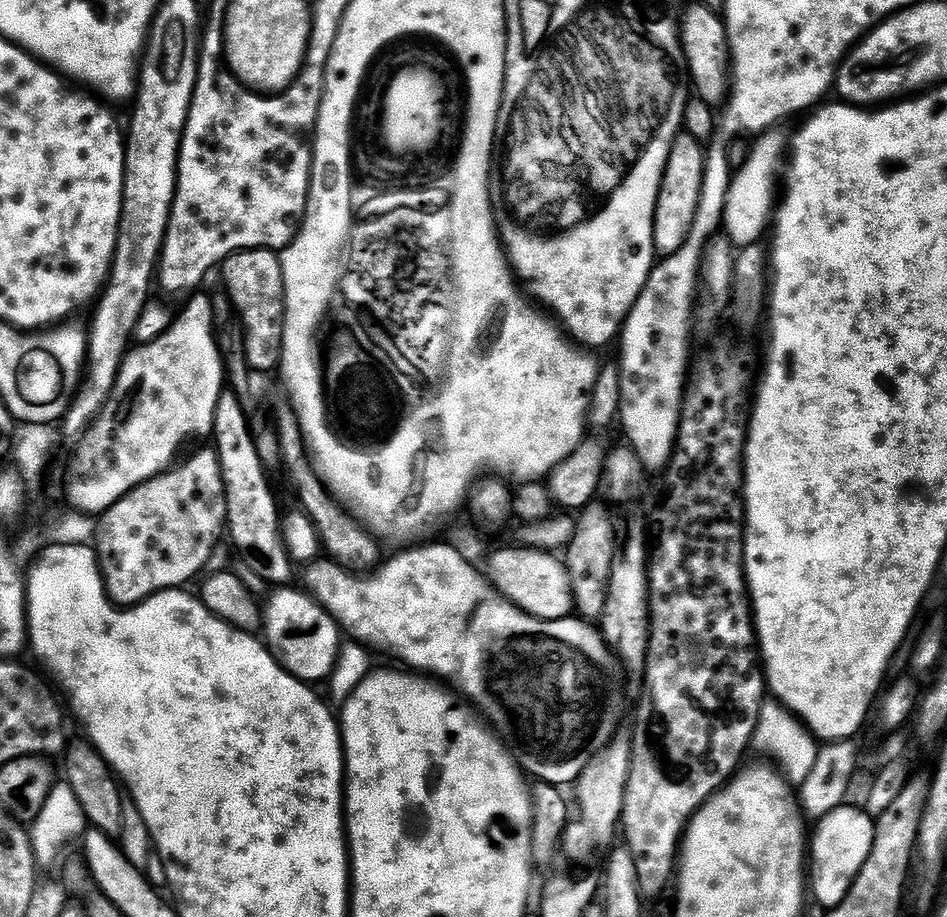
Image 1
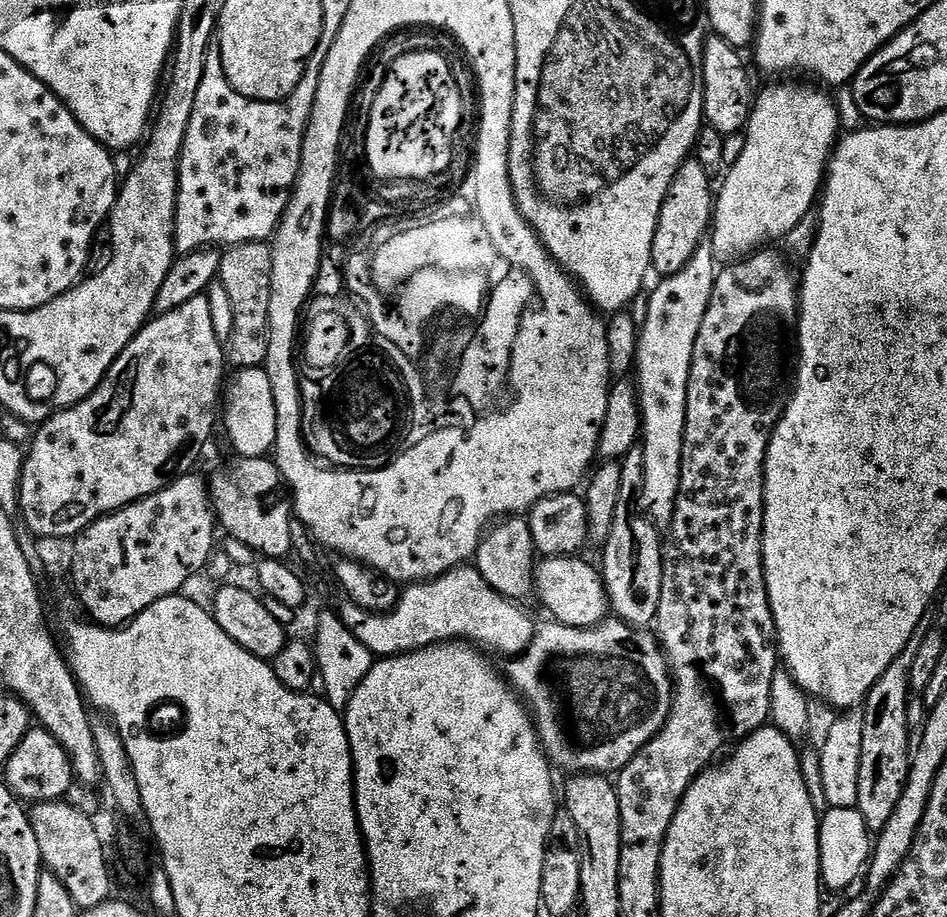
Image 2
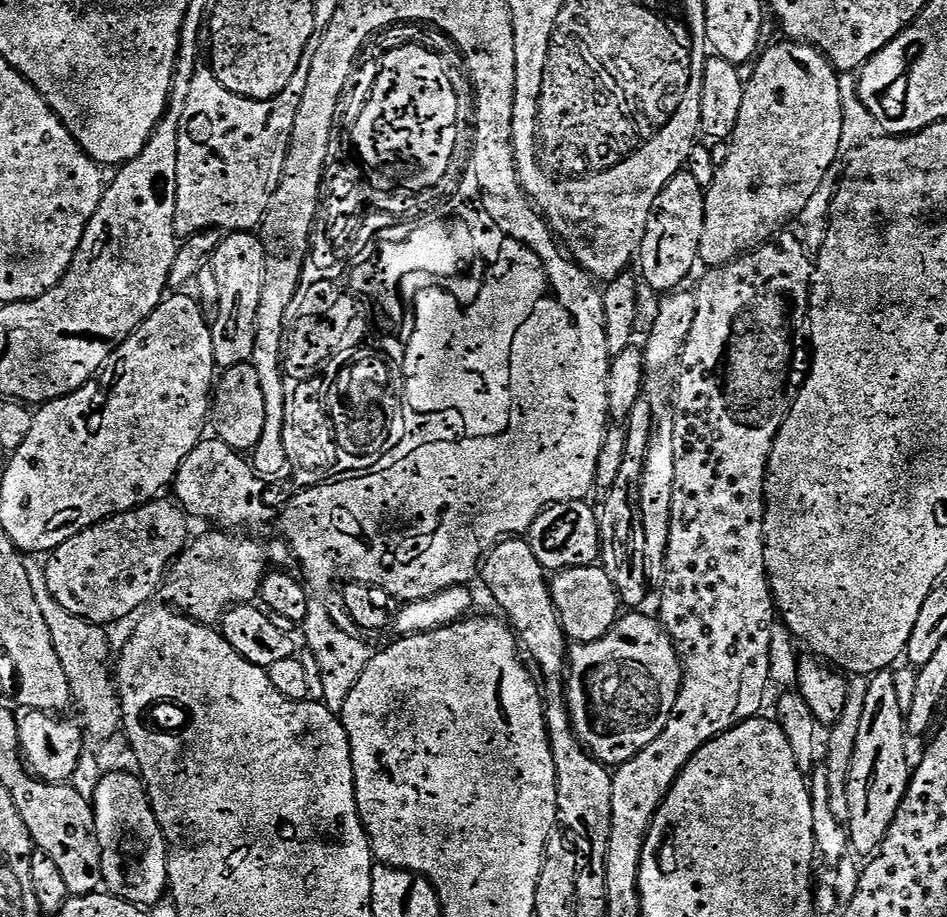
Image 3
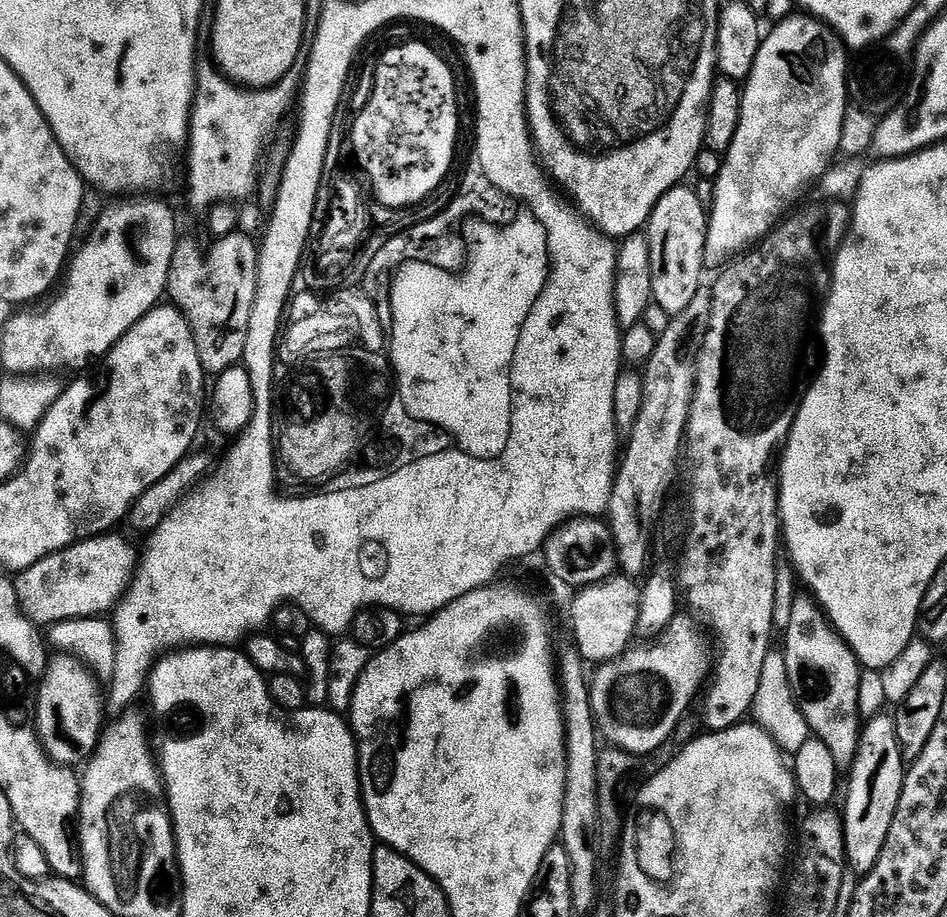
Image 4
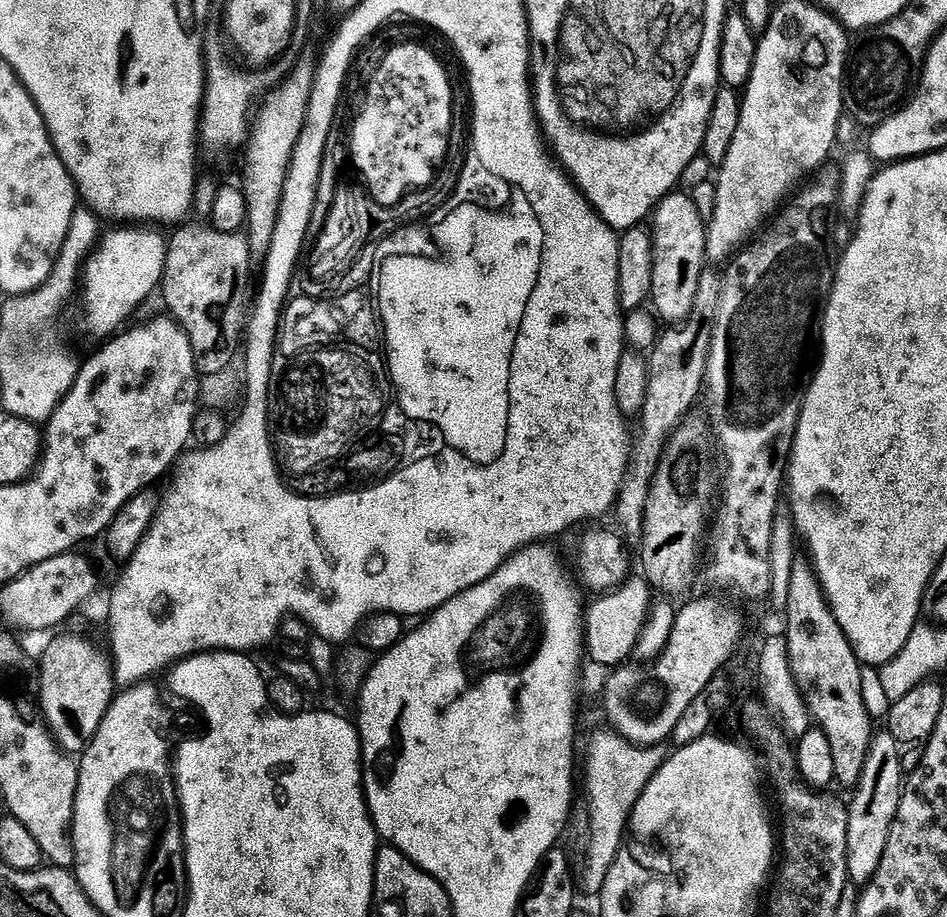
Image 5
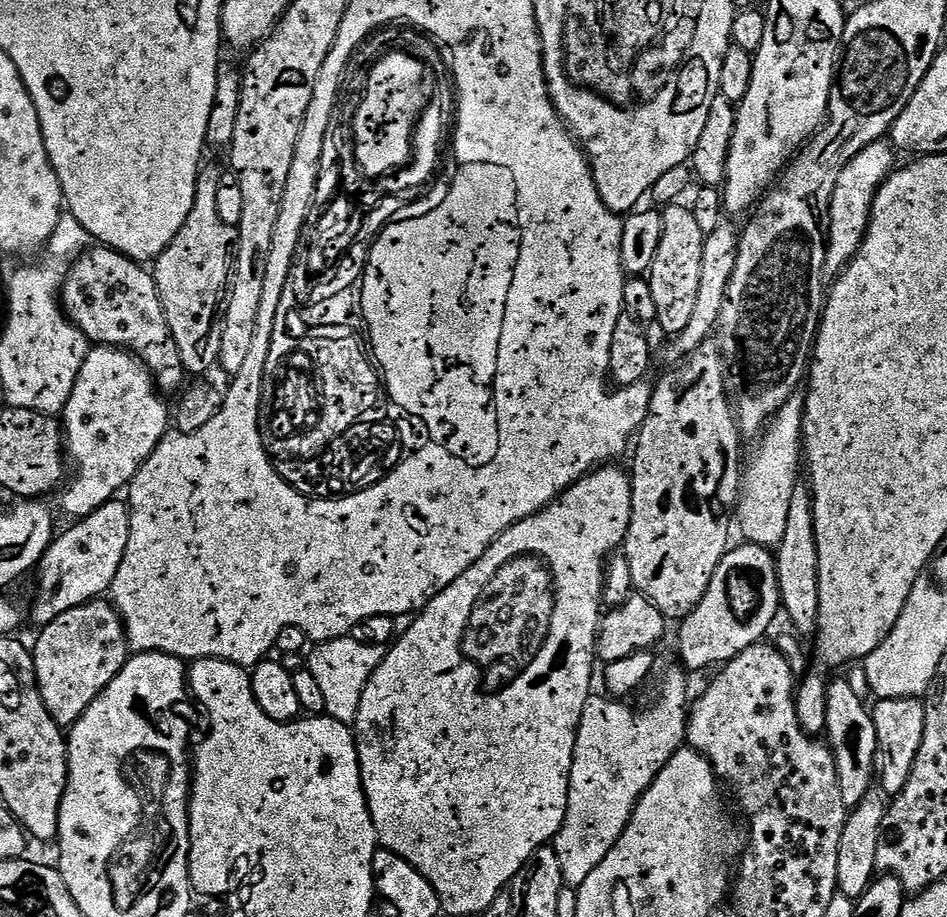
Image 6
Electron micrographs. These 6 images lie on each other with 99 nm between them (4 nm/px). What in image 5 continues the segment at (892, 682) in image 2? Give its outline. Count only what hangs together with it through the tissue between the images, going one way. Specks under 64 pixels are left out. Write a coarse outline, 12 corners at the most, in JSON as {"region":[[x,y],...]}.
{"region":[[873,737],[848,808],[847,872],[876,876],[903,792],[902,754]]}

